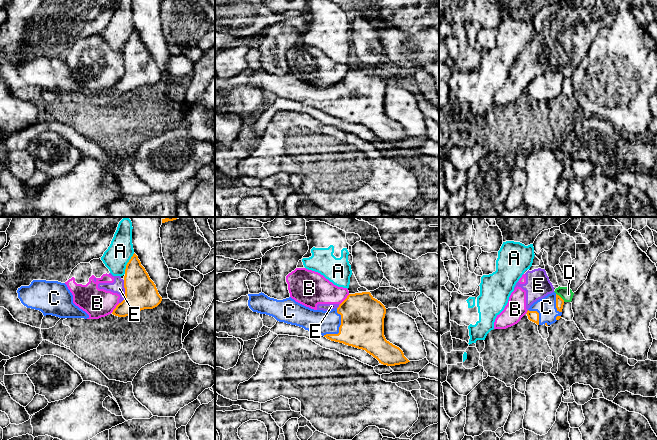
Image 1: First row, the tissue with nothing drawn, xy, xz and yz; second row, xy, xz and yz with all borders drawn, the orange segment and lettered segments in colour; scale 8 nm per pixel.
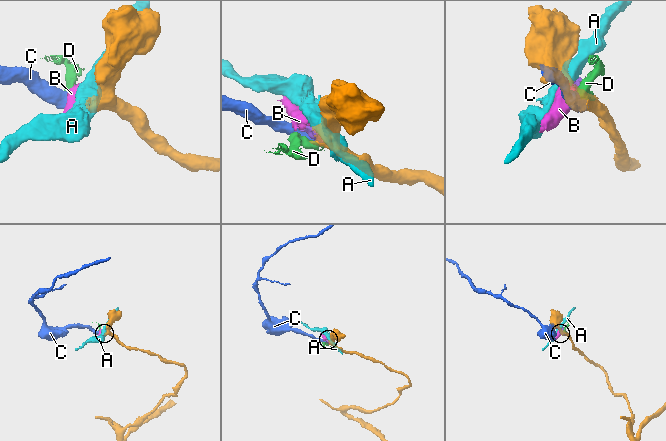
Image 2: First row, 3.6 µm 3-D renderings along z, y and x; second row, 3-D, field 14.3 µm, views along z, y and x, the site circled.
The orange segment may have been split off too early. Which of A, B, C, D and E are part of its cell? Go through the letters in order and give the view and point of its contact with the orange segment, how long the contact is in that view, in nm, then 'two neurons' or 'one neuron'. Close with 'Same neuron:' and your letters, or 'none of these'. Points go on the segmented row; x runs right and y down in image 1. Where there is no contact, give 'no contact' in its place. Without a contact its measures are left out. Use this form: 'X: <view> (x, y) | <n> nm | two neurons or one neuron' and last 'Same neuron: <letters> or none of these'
A: xy (127, 263) | 190 nm | two neurons
B: xz (344, 300) | 130 nm | two neurons
C: xz (339, 328) | 260 nm | one neuron
D: yz (560, 297) | 100 nm | two neurons
E: xy (125, 292) | 200 nm | two neurons
Same neuron: C

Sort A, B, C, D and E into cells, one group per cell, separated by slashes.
A / B D E / C

